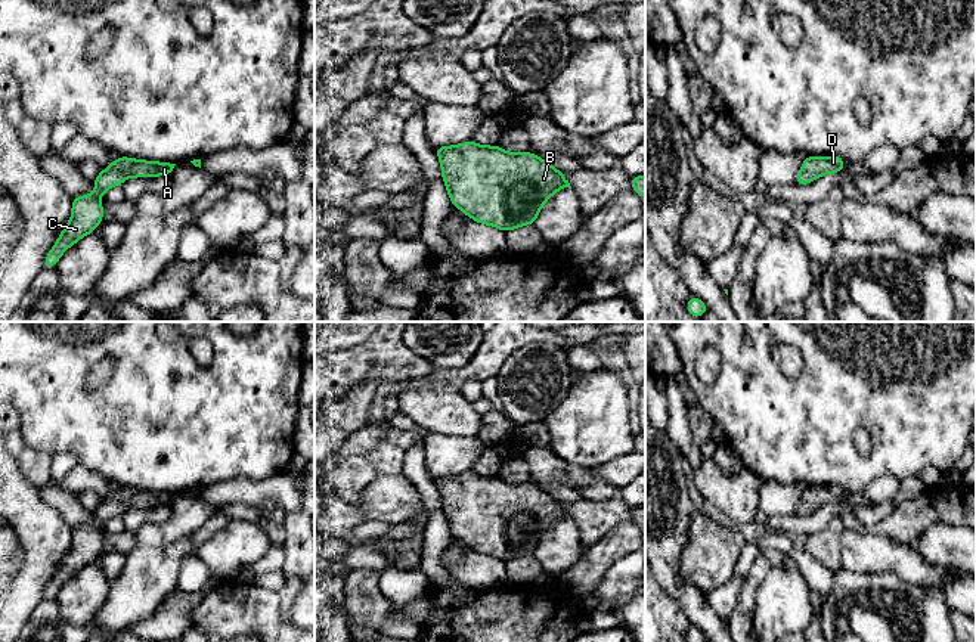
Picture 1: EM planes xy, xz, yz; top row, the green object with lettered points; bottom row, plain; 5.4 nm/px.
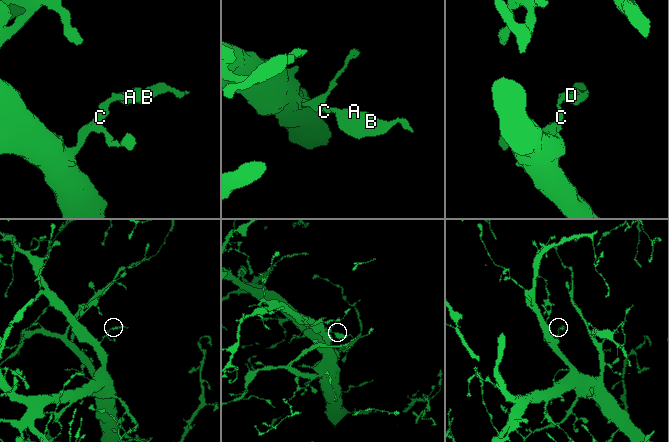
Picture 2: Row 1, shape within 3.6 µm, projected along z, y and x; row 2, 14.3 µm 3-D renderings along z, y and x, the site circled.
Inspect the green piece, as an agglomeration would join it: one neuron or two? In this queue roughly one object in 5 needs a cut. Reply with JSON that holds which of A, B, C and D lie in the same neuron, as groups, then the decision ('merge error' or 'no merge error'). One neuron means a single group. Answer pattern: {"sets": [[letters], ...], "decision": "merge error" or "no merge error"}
{"sets": [["A", "B", "C", "D"]], "decision": "no merge error"}

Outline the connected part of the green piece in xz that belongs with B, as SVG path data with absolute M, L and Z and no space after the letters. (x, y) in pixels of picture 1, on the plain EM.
M472 471L433 481L439 486L450 533L470 549L504 562L533 555L543 534L558 520L571 520L561 502L530 483L508 484L499 475L481 477Z

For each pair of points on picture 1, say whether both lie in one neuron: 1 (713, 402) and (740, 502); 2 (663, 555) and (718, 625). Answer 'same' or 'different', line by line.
1: different
2: same

